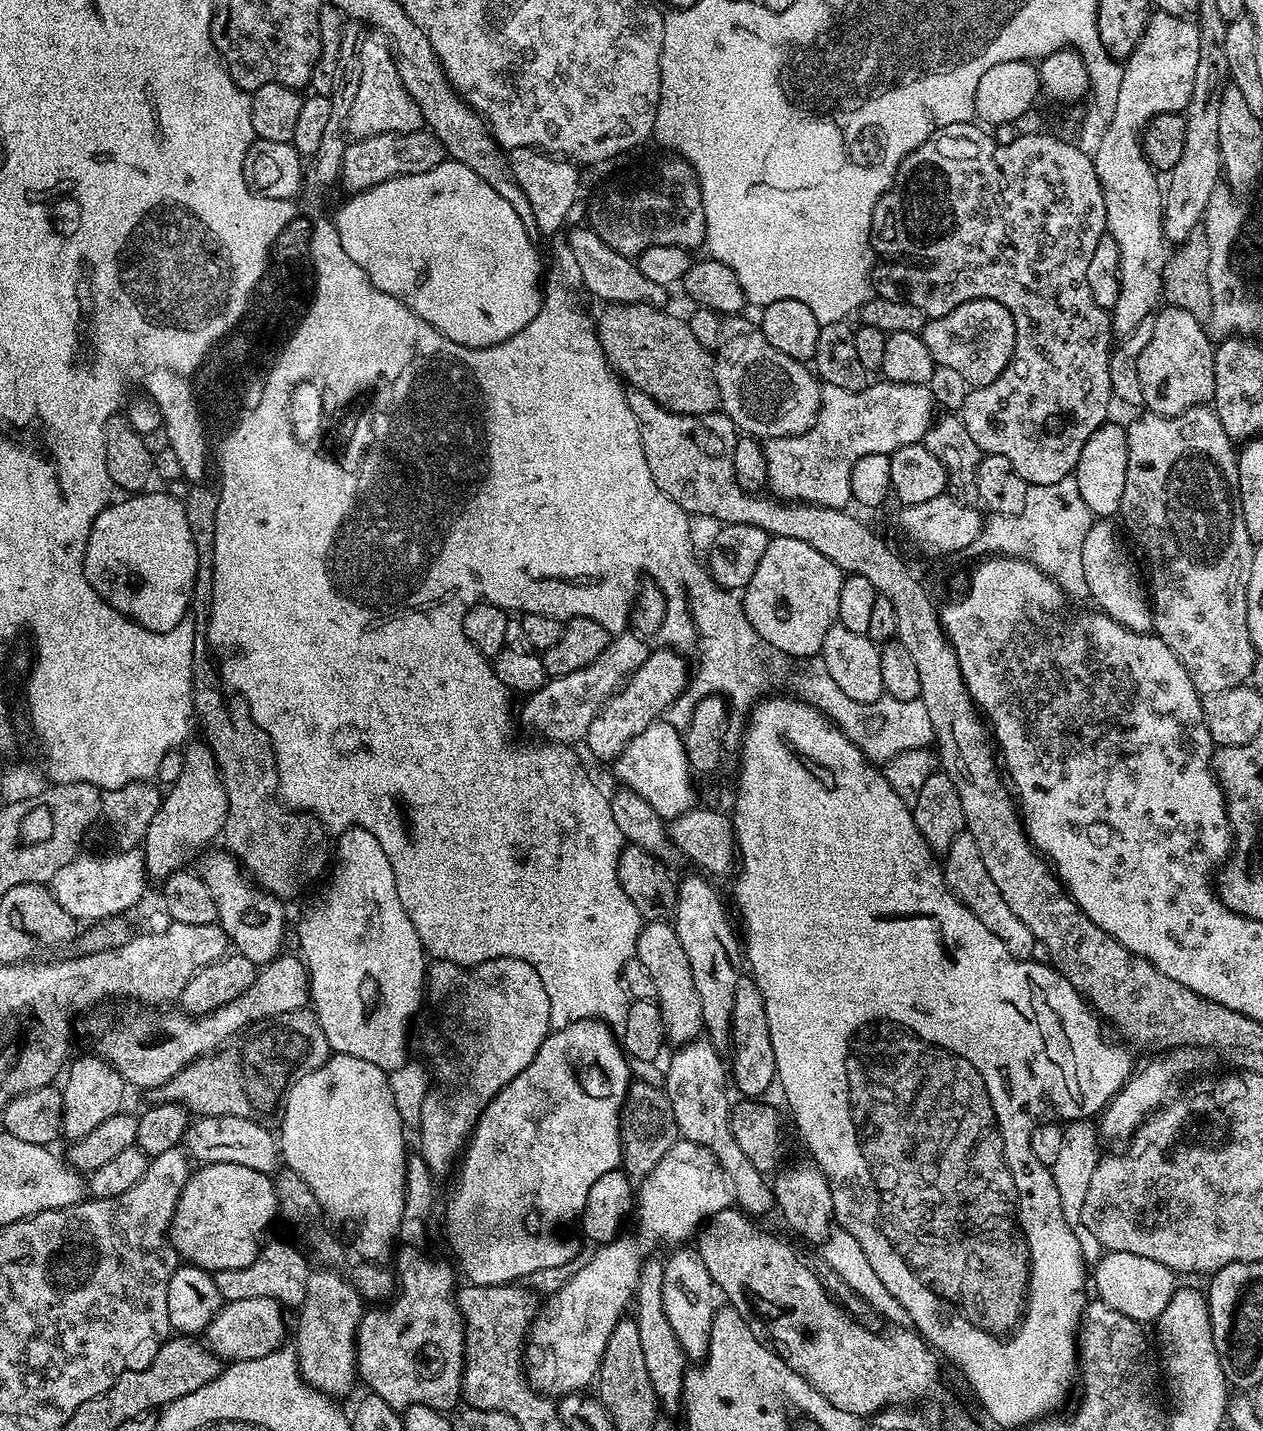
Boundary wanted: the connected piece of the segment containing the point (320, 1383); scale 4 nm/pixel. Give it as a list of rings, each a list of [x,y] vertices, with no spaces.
[[[323,1266],[309,1271],[306,1282],[306,1298],[298,1306],[300,1317],[296,1320],[296,1344],[294,1351],[300,1367],[300,1376],[311,1388],[316,1388],[323,1396],[341,1398],[352,1387],[357,1387],[356,1371],[356,1331],[366,1311],[365,1301],[360,1299],[358,1290],[341,1273]]]

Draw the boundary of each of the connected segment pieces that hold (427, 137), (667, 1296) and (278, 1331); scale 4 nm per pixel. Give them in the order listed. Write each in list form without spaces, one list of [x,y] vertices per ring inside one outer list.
[[[431,130],[418,132],[387,132],[377,136],[362,136],[353,139],[342,155],[339,183],[344,184],[345,193],[365,192],[395,176],[422,174],[434,170],[446,158],[442,142]]]
[[[688,1246],[677,1247],[675,1252],[676,1256],[667,1257],[664,1265],[662,1302],[666,1318],[670,1318],[670,1326],[685,1357],[689,1361],[700,1362],[708,1354],[712,1318],[718,1307],[718,1292],[710,1278],[710,1270],[706,1270],[706,1262],[702,1262],[699,1254],[694,1254],[693,1249]]]
[[[242,1298],[242,1302],[227,1301],[202,1333],[207,1351],[213,1352],[224,1362],[266,1358],[266,1354],[278,1350],[285,1343],[284,1315],[286,1312],[282,1305],[270,1298]]]

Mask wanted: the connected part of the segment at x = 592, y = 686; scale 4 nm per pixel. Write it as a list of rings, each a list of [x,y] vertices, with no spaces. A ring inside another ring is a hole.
[[[616,634],[609,639],[606,650],[590,662],[582,670],[574,670],[574,674],[554,676],[539,690],[531,693],[524,704],[524,720],[536,732],[549,736],[549,741],[572,742],[583,741],[588,735],[588,727],[592,719],[598,715],[602,705],[613,696],[628,677],[646,662],[650,645],[640,636]]]

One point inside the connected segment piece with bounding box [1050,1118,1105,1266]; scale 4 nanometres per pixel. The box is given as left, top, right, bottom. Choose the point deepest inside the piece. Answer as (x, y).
(1079, 1155)

